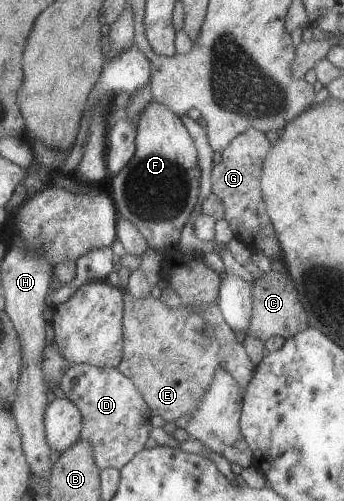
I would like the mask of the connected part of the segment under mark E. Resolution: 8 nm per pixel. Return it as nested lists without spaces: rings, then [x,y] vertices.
[[[126,290],[122,293],[122,301],[122,359],[116,369],[139,389],[152,416],[175,422],[181,415],[194,411],[211,384],[215,367],[223,361],[221,345],[212,333],[205,335],[203,327],[206,323],[202,317],[182,306],[168,309],[151,295],[137,300]]]

